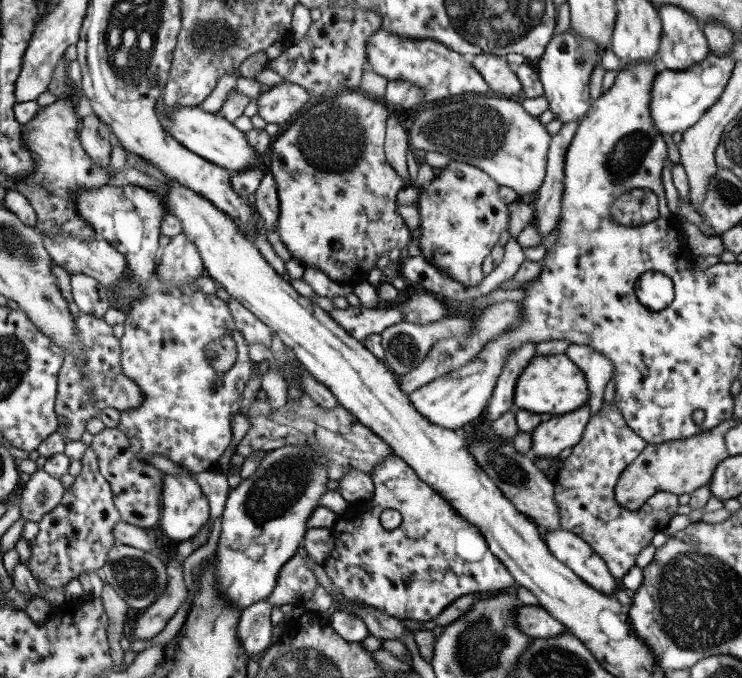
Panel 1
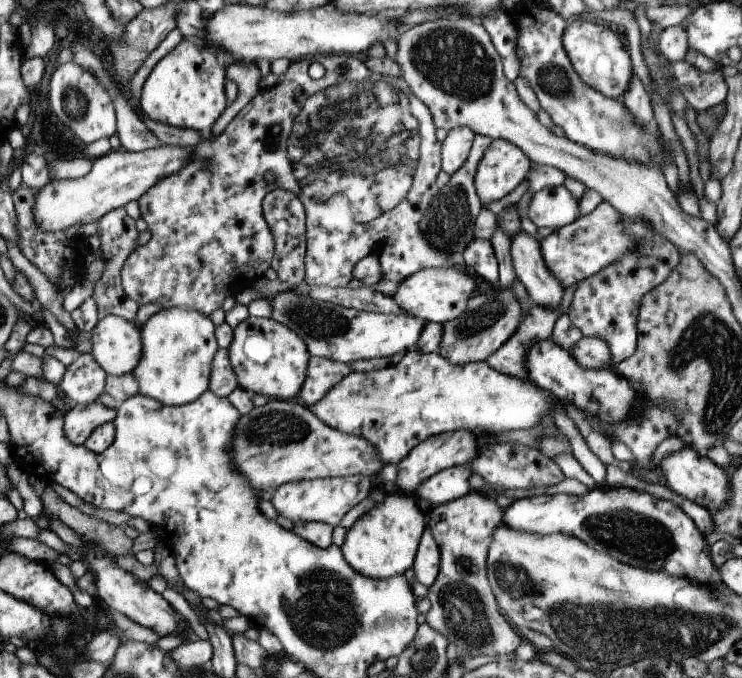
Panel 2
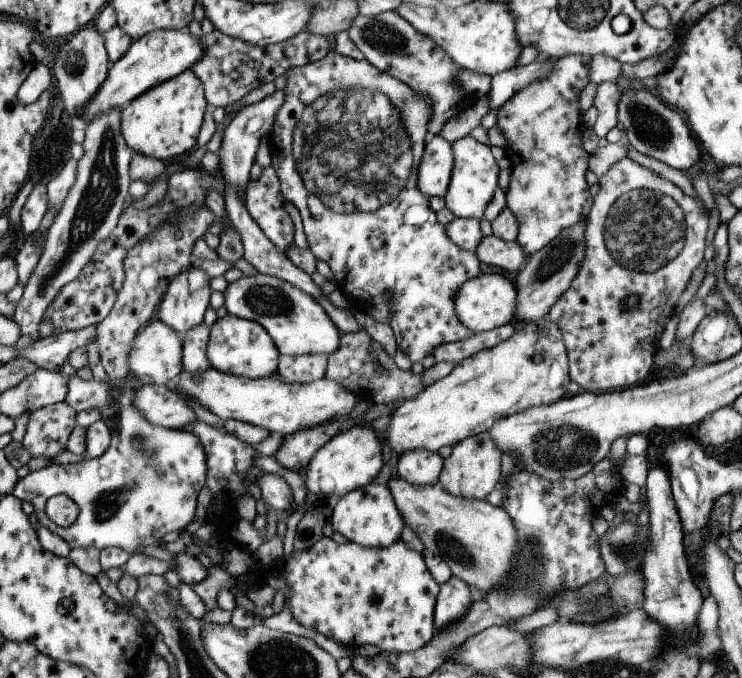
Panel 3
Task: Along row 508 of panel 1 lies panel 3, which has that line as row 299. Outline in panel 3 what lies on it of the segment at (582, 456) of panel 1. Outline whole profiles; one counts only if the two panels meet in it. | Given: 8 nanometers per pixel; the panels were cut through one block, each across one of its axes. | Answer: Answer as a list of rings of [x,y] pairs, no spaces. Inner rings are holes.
[[[629,157],[618,160],[600,177],[599,186],[584,226],[584,260],[570,288],[558,298],[548,315],[562,334],[570,379],[581,391],[595,394],[626,390],[646,383],[676,302],[686,290],[693,270],[703,260],[710,228],[709,213],[704,212],[698,198],[690,198],[670,180],[654,174]],[[636,294],[640,304],[626,308],[626,298]]]

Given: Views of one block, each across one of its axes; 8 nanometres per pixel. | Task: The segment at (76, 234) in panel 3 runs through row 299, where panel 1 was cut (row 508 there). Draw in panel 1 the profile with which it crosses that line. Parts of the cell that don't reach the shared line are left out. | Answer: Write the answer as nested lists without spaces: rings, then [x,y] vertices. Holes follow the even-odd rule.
[[[42,469],[32,473],[21,487],[21,517],[38,523],[61,504],[60,500],[66,491],[60,479],[50,476]]]

